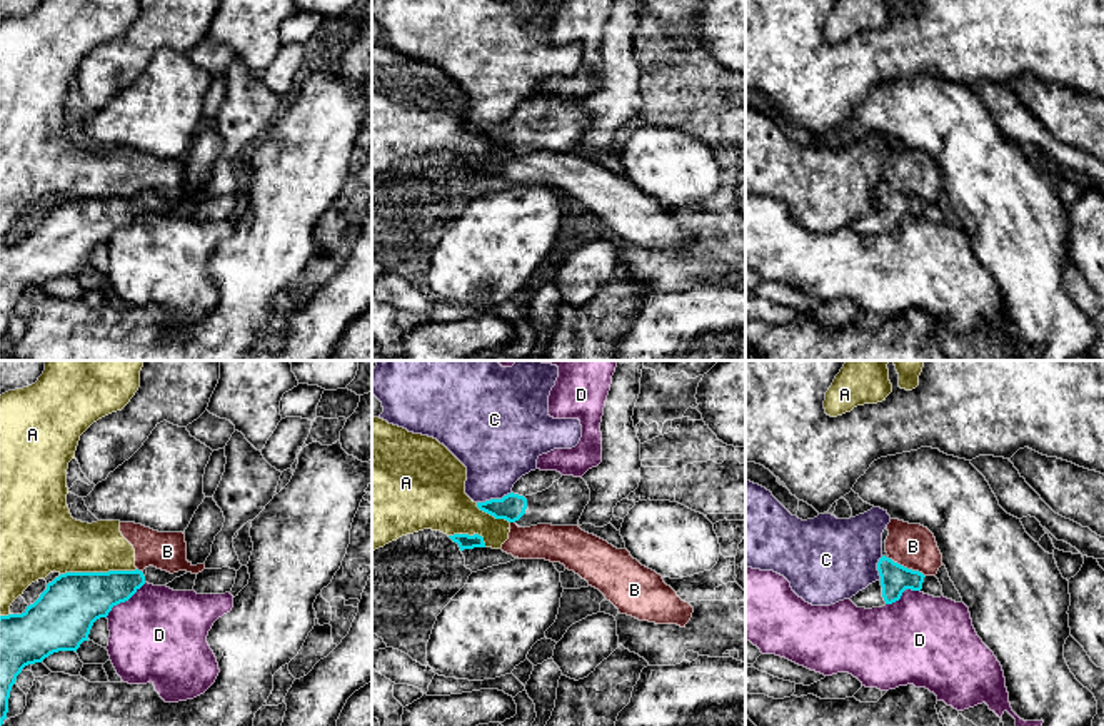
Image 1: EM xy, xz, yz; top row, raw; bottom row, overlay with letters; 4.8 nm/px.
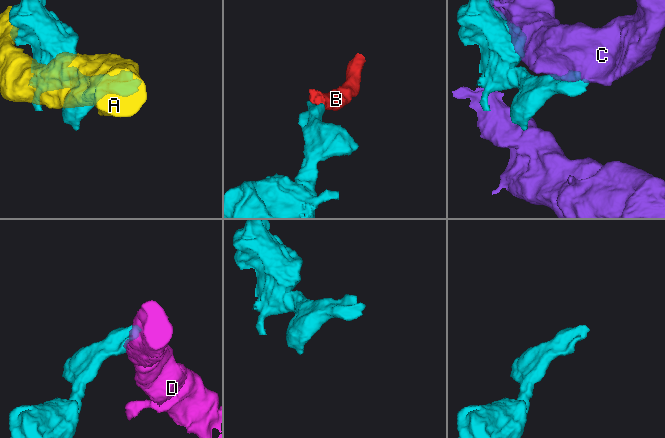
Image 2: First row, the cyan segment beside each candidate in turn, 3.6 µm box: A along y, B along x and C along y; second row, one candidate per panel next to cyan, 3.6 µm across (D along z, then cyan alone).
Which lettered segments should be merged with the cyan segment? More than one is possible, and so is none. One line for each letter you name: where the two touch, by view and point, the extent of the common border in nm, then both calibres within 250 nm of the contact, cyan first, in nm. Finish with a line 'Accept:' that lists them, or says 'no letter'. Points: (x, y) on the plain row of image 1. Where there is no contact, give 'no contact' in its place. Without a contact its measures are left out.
Accept: no letter

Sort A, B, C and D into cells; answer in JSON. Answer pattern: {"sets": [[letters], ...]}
{"sets": [["A", "B"], ["C"], ["D"]]}

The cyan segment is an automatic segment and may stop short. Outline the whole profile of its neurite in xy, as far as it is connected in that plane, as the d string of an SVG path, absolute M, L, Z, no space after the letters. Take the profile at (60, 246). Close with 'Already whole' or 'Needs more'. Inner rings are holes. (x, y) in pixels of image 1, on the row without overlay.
M187 197L65 199L47 210L22 240L0 242L0 352L17 302L53 279L75 277L88 267L93 249L128 227L145 209L165 212Z. Needs more

